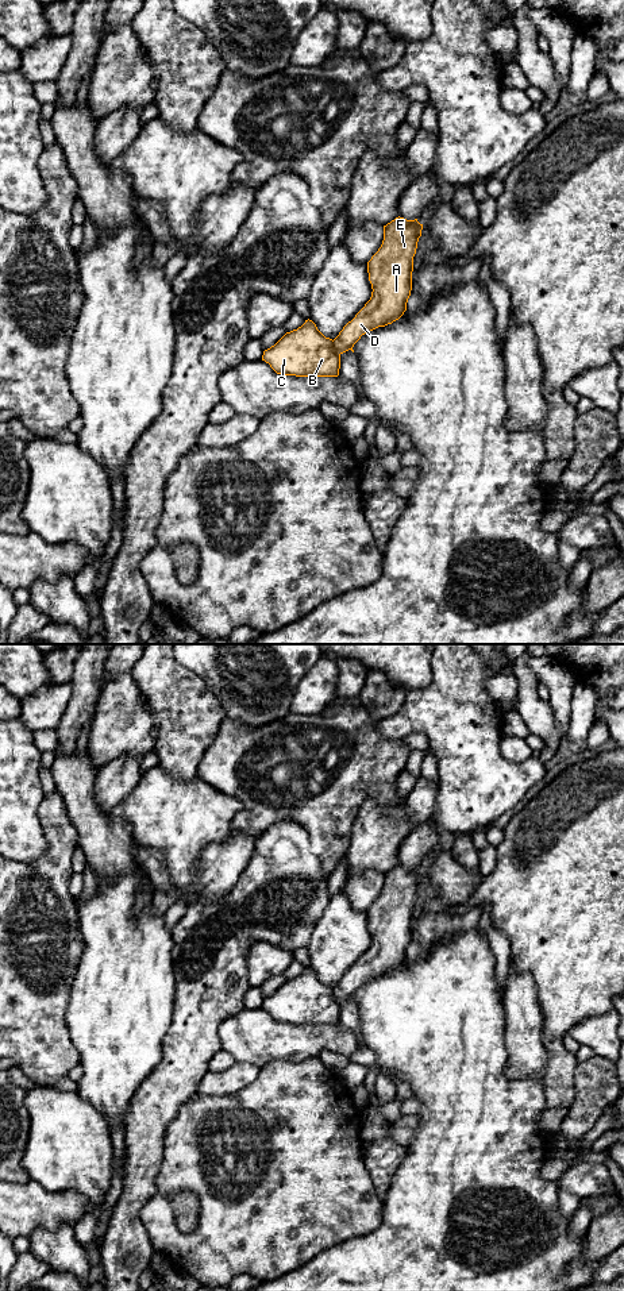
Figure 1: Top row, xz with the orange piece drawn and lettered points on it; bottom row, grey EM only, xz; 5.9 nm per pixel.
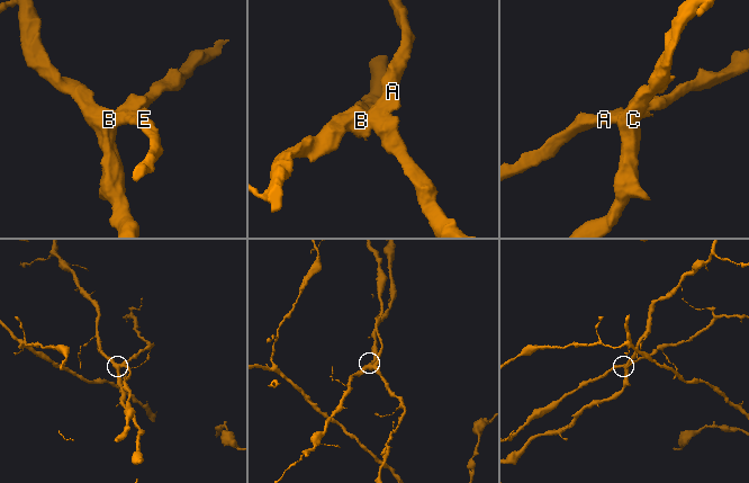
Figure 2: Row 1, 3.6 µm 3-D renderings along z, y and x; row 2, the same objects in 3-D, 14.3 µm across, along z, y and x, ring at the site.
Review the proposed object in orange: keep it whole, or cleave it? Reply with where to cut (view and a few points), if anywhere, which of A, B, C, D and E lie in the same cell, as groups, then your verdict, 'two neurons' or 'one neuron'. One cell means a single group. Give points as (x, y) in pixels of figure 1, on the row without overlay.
xz (331, 989), (339, 1002) | A D E / B C | two neurons

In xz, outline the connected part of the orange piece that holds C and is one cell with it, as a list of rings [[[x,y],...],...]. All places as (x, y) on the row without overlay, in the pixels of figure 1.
[[[309,967],[265,998],[262,1009],[281,1024],[338,1025],[340,1017],[340,1002],[332,987],[326,986]]]

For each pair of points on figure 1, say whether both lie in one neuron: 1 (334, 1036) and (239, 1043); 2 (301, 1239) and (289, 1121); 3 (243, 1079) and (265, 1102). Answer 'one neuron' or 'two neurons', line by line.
1: one neuron
2: one neuron
3: two neurons

